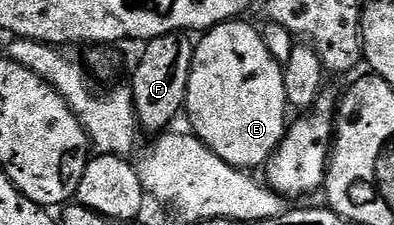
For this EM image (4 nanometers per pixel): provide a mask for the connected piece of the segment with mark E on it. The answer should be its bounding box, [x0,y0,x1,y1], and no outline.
[184,20,288,172]

